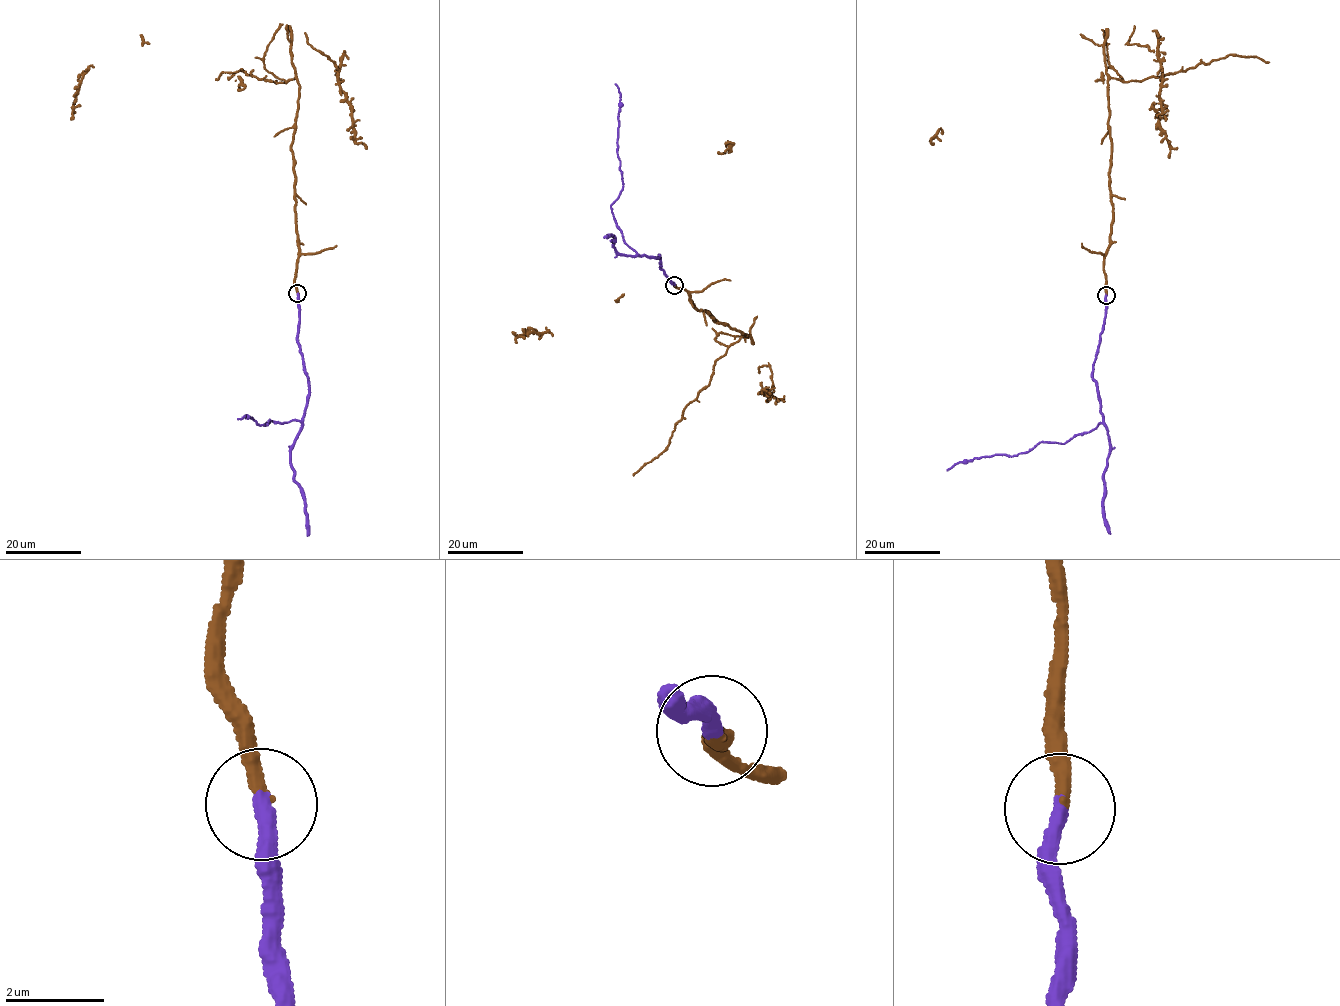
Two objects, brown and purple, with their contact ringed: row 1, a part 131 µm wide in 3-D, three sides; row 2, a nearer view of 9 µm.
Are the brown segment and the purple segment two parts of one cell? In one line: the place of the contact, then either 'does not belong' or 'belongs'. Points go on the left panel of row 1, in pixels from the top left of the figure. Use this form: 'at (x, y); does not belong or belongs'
at (297, 293); belongs

